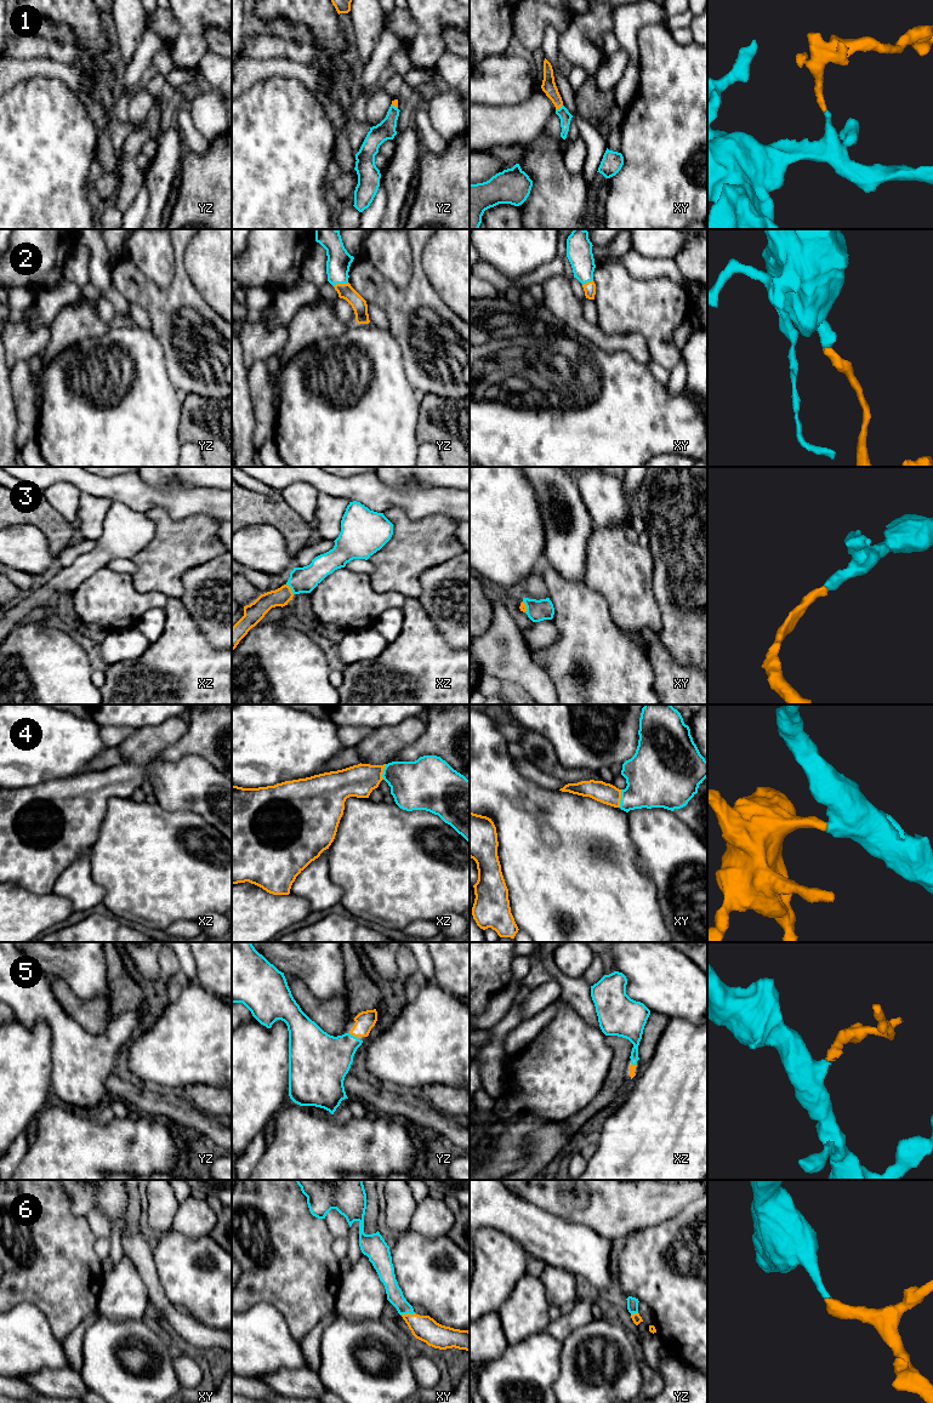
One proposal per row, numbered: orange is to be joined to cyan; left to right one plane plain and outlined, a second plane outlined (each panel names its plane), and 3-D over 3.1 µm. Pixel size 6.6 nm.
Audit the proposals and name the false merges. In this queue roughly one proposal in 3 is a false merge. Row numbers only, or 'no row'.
no row

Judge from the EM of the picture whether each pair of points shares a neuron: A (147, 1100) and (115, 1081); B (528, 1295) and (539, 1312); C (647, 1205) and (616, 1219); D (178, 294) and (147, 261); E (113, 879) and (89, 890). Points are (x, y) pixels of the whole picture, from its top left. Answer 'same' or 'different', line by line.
A: same
B: same
C: same
D: different
E: different

